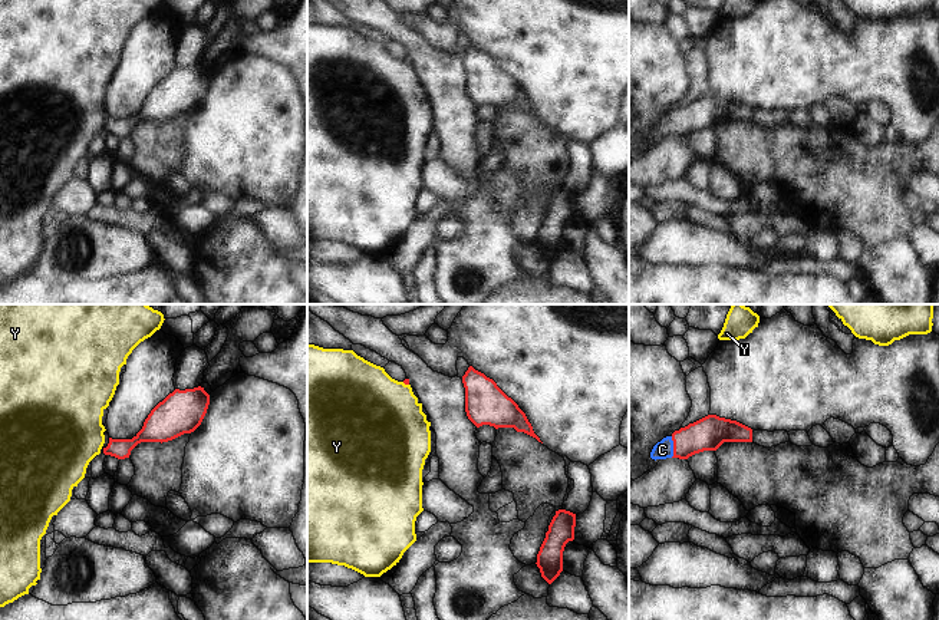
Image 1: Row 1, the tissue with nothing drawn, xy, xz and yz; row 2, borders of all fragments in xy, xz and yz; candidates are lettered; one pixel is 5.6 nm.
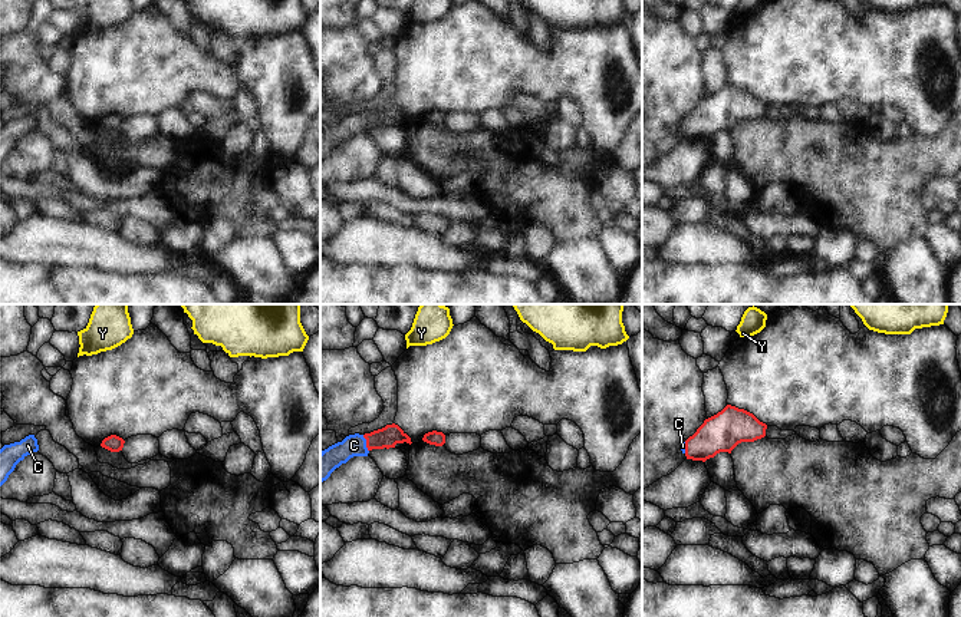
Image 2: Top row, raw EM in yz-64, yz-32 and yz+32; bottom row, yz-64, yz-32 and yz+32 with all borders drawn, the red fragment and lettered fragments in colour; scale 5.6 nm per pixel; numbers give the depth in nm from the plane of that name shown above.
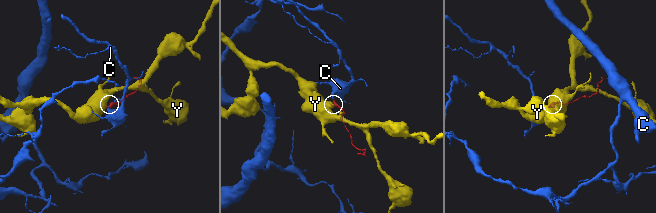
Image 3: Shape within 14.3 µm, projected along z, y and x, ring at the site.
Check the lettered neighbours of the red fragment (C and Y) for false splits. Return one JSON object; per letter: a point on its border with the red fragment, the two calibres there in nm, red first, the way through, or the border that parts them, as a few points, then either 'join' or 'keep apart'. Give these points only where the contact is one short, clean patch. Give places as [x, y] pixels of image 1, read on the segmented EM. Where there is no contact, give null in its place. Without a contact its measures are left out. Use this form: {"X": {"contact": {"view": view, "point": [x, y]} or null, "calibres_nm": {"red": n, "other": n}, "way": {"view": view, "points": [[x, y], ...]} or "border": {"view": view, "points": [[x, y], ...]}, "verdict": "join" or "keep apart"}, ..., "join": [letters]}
{"C": {"contact": {"view": "yz", "point": [674, 447]}, "calibres_nm": {"red": 190, "other": 100}, "way": {"view": "yz", "points": [[708, 434], [674, 447], [662, 449]]}, "verdict": "join"}, "Y": {"contact": {"view": "xz", "point": [405, 383]}, "calibres_nm": {"red": 30, "other": 480}, "border": {"view": "xz", "points": [[402, 382], [408, 385]]}, "verdict": "keep apart"}, "join": ["C"]}

